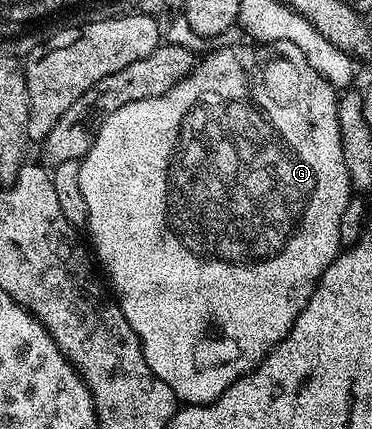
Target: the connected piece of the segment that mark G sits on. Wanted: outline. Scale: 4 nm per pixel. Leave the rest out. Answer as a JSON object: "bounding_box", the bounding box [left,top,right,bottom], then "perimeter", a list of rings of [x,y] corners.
{"bounding_box":[78,41,354,405],"perimeter":[[[269,41],[267,43],[244,44],[248,45],[224,45],[221,49],[214,50],[205,61],[203,58],[188,76],[183,77],[174,87],[170,87],[170,91],[166,91],[166,95],[158,95],[154,99],[138,99],[134,103],[126,103],[126,107],[118,107],[118,111],[114,111],[114,115],[107,117],[102,123],[102,127],[96,132],[94,143],[88,154],[80,161],[80,170],[78,171],[78,184],[82,186],[82,196],[86,198],[86,211],[88,212],[86,233],[89,233],[87,236],[90,238],[91,252],[94,254],[102,273],[102,268],[104,268],[104,273],[108,276],[109,283],[107,282],[107,284],[114,294],[116,304],[120,306],[122,315],[126,317],[126,323],[130,323],[130,327],[136,332],[137,339],[140,340],[142,355],[150,367],[150,371],[154,371],[154,375],[158,375],[158,379],[162,379],[162,383],[166,383],[166,387],[170,387],[170,391],[174,391],[177,399],[189,405],[208,405],[211,401],[218,400],[239,377],[244,377],[251,369],[255,369],[264,360],[264,356],[292,330],[298,315],[306,307],[306,303],[310,303],[310,295],[314,295],[316,284],[322,279],[326,267],[330,267],[333,259],[342,252],[338,223],[342,223],[342,211],[346,211],[346,203],[354,195],[352,181],[348,178],[346,171],[346,159],[342,159],[342,135],[338,131],[338,107],[336,106],[337,90],[333,89],[326,79],[322,79],[322,75],[318,75],[318,71],[314,71],[314,67],[310,67],[306,55],[302,55],[302,51],[298,51],[298,47],[294,47],[294,43]]]}

